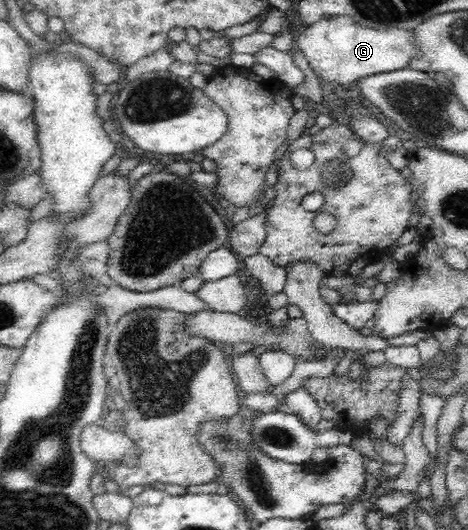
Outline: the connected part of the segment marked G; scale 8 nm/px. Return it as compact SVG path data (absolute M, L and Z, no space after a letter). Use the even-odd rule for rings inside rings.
M351 17L327 18L307 26L298 36L294 47L303 53L319 79L342 86L353 85L380 73L395 73L407 67L407 61L417 53L411 30L363 28L355 24Z

